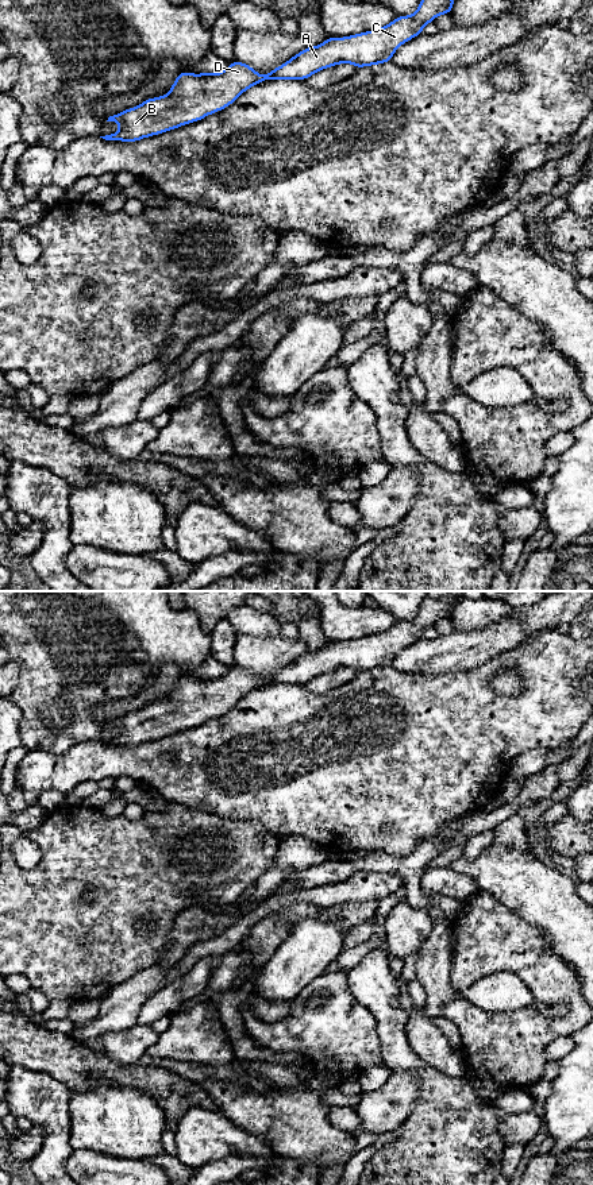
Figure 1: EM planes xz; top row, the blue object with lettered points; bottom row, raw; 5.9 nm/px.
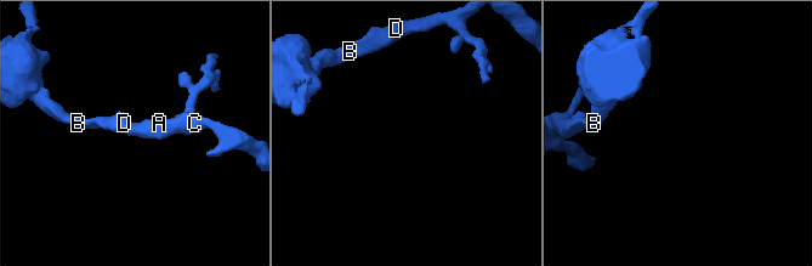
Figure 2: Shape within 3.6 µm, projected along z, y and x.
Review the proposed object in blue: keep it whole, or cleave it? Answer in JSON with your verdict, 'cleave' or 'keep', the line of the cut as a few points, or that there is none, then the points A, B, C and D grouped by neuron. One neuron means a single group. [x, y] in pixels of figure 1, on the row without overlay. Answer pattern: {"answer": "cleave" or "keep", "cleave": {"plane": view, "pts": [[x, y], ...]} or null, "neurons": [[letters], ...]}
{"answer": "keep", "cleave": null, "neurons": [["A", "B", "C", "D"]]}

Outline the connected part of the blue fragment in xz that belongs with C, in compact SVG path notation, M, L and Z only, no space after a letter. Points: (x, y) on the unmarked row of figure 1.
M426 597L415 618L396 621L388 630L362 638L327 642L316 652L305 652L265 680L238 665L213 679L181 676L166 700L151 702L135 713L109 721L107 726L119 727L122 734L100 742L136 746L199 726L231 710L250 691L267 684L305 686L313 678L343 667L353 668L357 673L392 667L393 657L420 640L426 629L440 618L451 619L455 605L447 598Z

